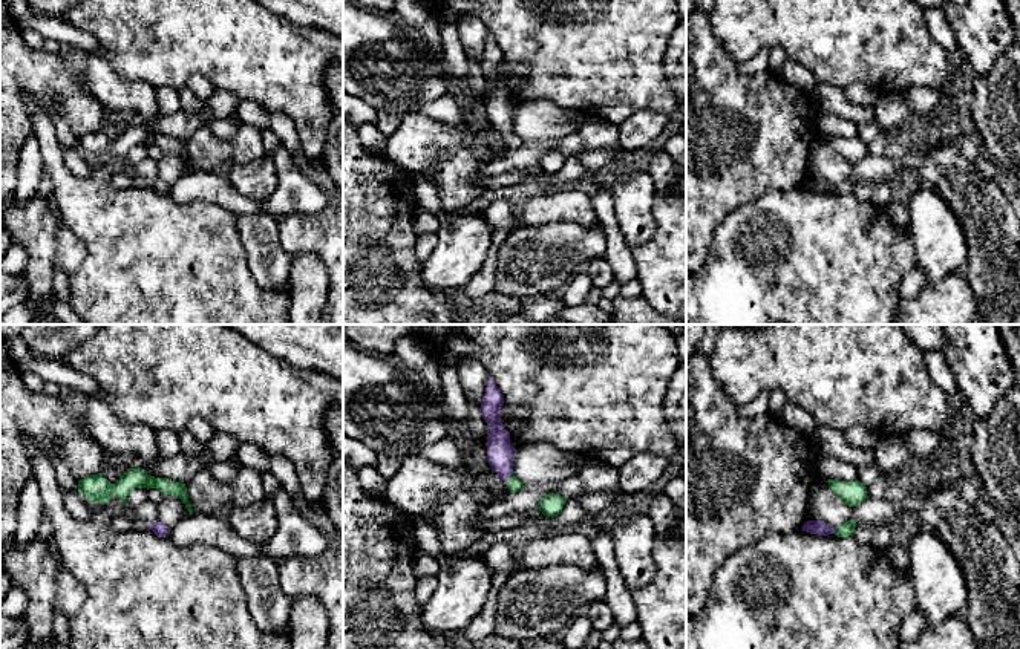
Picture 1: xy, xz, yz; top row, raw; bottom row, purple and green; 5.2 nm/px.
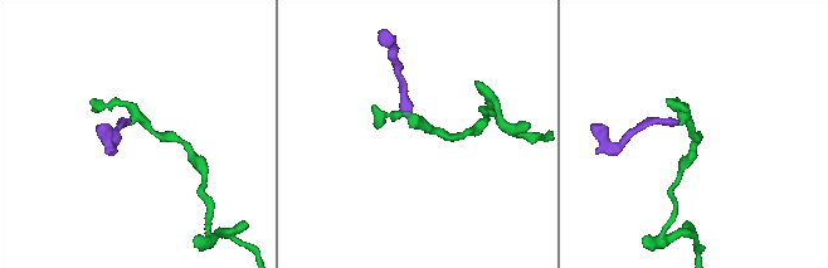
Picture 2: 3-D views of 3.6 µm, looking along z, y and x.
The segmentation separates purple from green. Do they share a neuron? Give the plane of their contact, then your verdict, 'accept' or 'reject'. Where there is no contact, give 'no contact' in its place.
xz | accept

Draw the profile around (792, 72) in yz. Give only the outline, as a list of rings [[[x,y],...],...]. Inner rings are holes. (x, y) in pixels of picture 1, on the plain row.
[[[787,58],[780,72],[776,73],[784,83],[799,89],[806,95],[812,96],[815,89],[815,78],[812,72],[801,63]]]

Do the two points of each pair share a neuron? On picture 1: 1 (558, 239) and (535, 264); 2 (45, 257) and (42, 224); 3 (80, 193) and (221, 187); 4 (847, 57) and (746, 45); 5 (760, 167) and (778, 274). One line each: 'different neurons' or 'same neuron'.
1: same neuron
2: same neuron
3: different neurons
4: same neuron
5: different neurons

